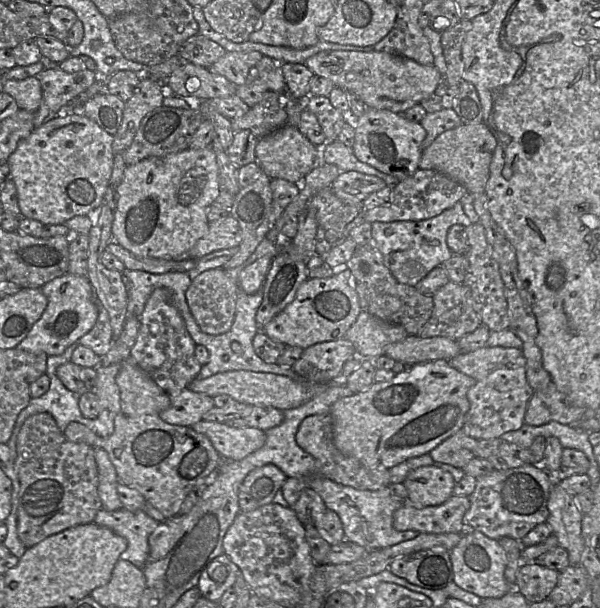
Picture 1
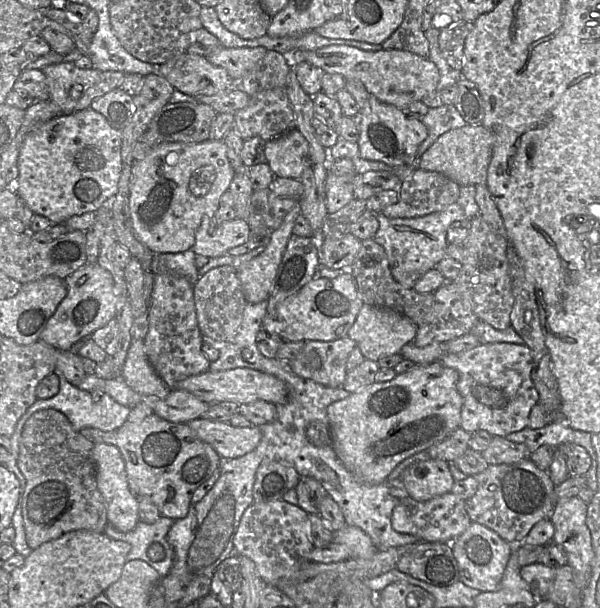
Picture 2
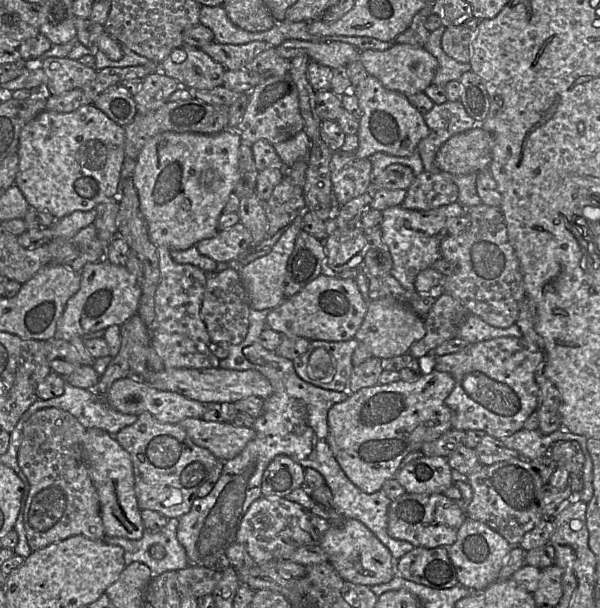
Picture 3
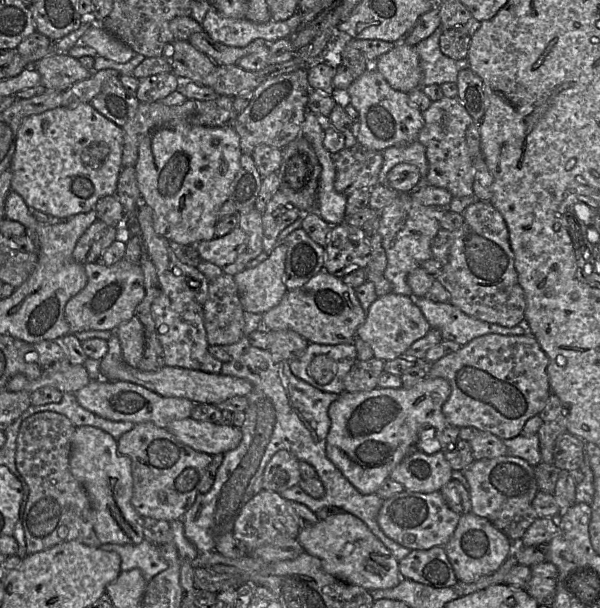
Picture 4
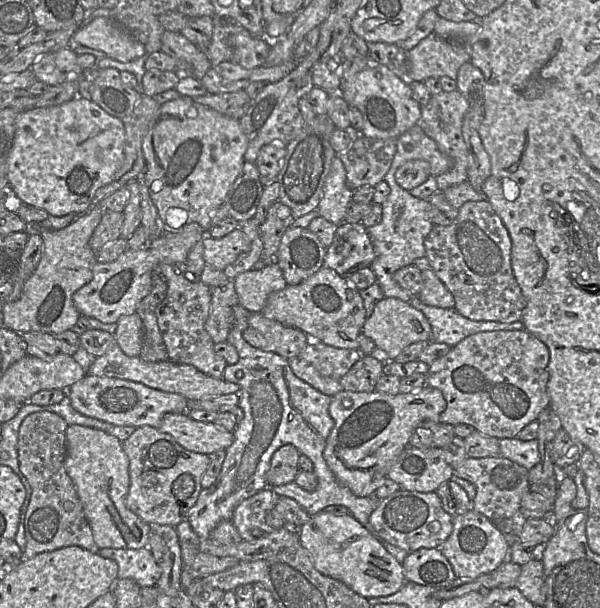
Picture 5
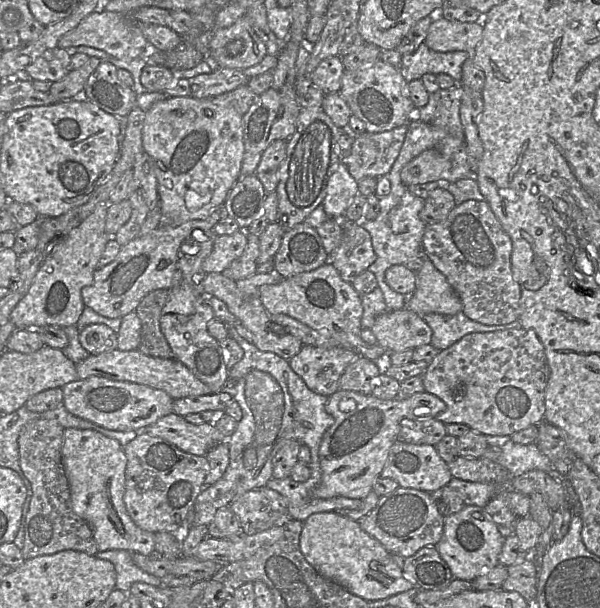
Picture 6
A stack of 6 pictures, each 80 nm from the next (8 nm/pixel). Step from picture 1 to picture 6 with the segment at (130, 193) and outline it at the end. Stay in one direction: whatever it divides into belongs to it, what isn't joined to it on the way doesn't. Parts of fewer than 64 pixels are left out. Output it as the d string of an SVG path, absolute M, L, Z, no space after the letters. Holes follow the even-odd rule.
M169 97L165 100L154 103L146 112L144 126L142 130L143 150L151 157L154 162L154 171L157 178L157 192L159 197L159 208L162 214L162 223L169 225L180 225L189 220L204 220L209 217L211 212L217 207L225 204L226 198L240 177L242 161L244 158L243 140L243 116L235 109L216 105L211 98L194 97Z

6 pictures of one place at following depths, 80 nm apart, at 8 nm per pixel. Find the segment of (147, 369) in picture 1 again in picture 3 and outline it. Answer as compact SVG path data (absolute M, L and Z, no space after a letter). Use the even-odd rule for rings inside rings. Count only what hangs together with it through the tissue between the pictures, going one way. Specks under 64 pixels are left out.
M157 246L160 281L155 293L155 319L151 325L150 343L164 368L218 368L219 361L208 348L210 338L200 315L208 273L191 264L176 263L165 246Z

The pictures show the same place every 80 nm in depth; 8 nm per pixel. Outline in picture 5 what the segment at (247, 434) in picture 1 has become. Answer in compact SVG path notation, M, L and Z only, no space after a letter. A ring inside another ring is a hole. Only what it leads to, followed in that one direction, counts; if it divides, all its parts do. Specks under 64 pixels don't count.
M188 413L166 414L158 429L171 435L186 450L210 455L226 450L234 440L233 432L213 422L195 421Z

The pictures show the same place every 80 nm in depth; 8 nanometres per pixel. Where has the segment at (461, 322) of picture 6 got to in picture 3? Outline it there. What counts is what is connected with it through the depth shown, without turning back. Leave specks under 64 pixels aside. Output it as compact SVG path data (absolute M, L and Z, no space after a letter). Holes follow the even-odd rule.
M471 313L459 325L456 337L467 341L469 344L475 344L498 337L521 338L523 333L516 324L507 328L494 327Z

